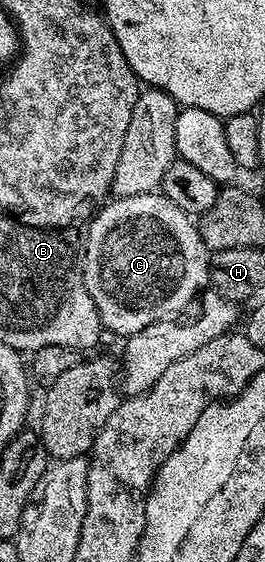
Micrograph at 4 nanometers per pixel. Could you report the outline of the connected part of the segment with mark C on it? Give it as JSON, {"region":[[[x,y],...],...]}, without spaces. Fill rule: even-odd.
{"region":[[[151,193],[123,199],[114,197],[88,224],[84,235],[82,279],[86,282],[86,292],[100,313],[103,328],[107,332],[115,331],[121,337],[129,337],[152,325],[152,321],[185,312],[210,282],[210,257],[211,252],[206,250],[195,220],[176,209],[176,205],[172,205],[172,201],[165,199],[162,194]]]}

